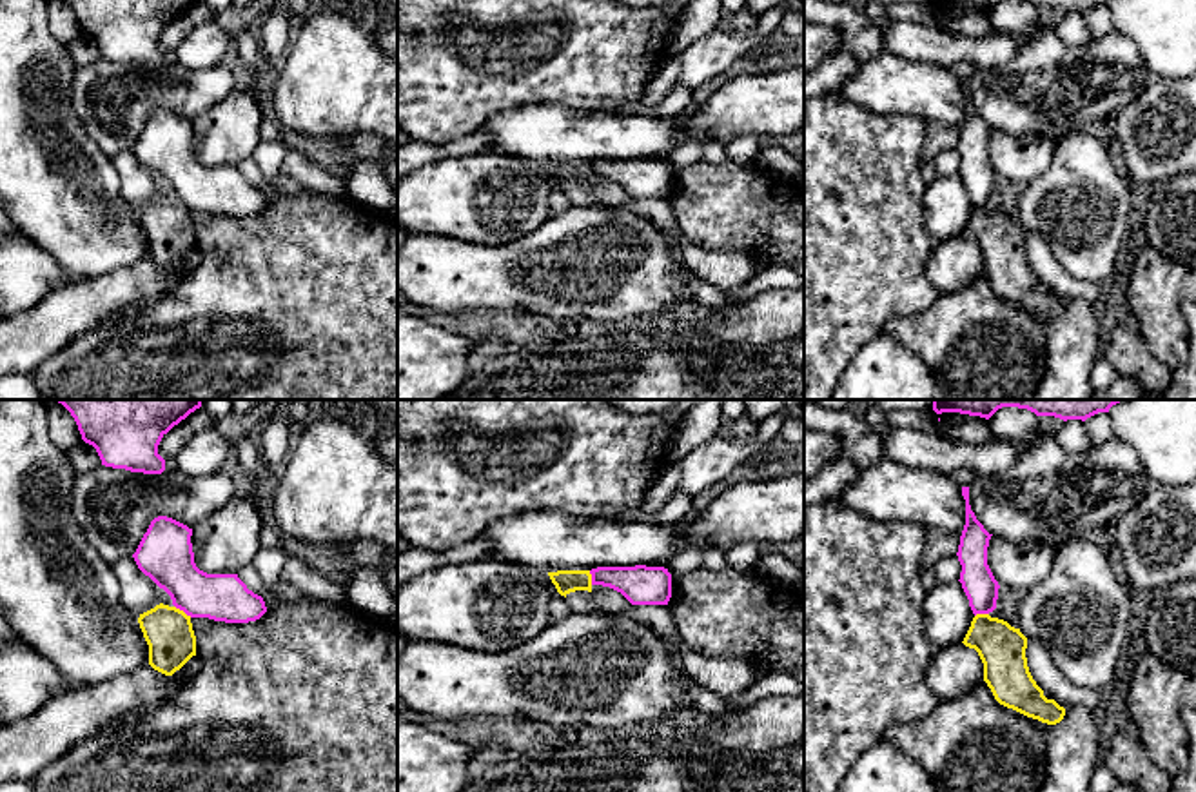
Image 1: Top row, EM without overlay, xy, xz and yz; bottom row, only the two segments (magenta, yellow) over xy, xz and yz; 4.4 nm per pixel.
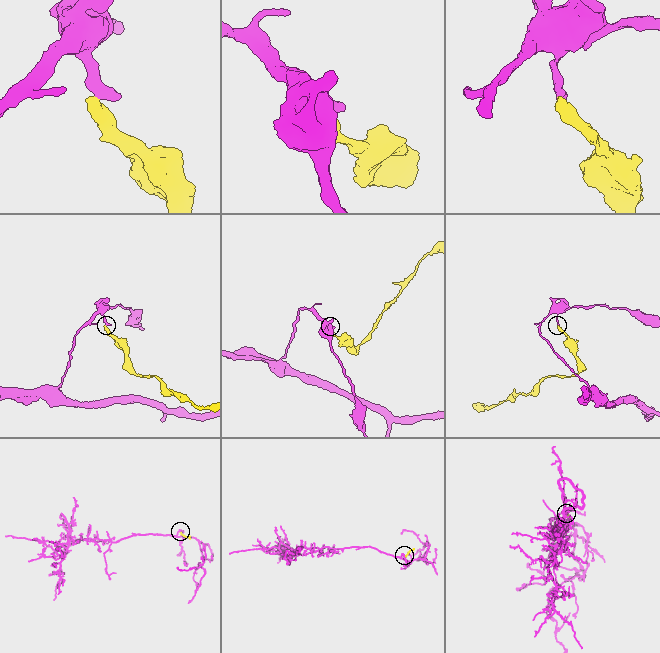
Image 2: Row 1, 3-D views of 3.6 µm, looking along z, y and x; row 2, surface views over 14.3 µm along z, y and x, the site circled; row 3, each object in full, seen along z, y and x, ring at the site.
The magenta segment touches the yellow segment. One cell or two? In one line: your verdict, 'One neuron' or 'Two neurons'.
Two neurons

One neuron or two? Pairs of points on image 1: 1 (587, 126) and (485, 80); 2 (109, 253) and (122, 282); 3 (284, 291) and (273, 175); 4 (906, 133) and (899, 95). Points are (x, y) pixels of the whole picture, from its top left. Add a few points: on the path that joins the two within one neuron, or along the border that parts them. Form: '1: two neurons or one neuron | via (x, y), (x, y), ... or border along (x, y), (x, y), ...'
1: two neurons | border along (574, 108), (550, 102), (521, 102), (492, 115)
2: two neurons | border along (147, 255), (126, 267), (77, 282)
3: two neurons | border along (307, 189), (282, 197)
4: two neurons | border along (861, 104), (877, 113), (911, 113), (924, 122)

